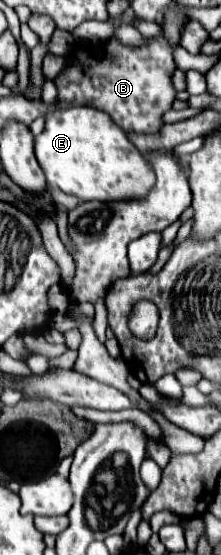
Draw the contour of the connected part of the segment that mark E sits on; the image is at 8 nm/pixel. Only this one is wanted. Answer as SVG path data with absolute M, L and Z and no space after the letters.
M68 107L46 115L46 127L34 139L34 153L46 175L46 183L68 195L76 195L80 201L144 197L154 185L154 173L146 157L126 139L108 113L94 107Z

